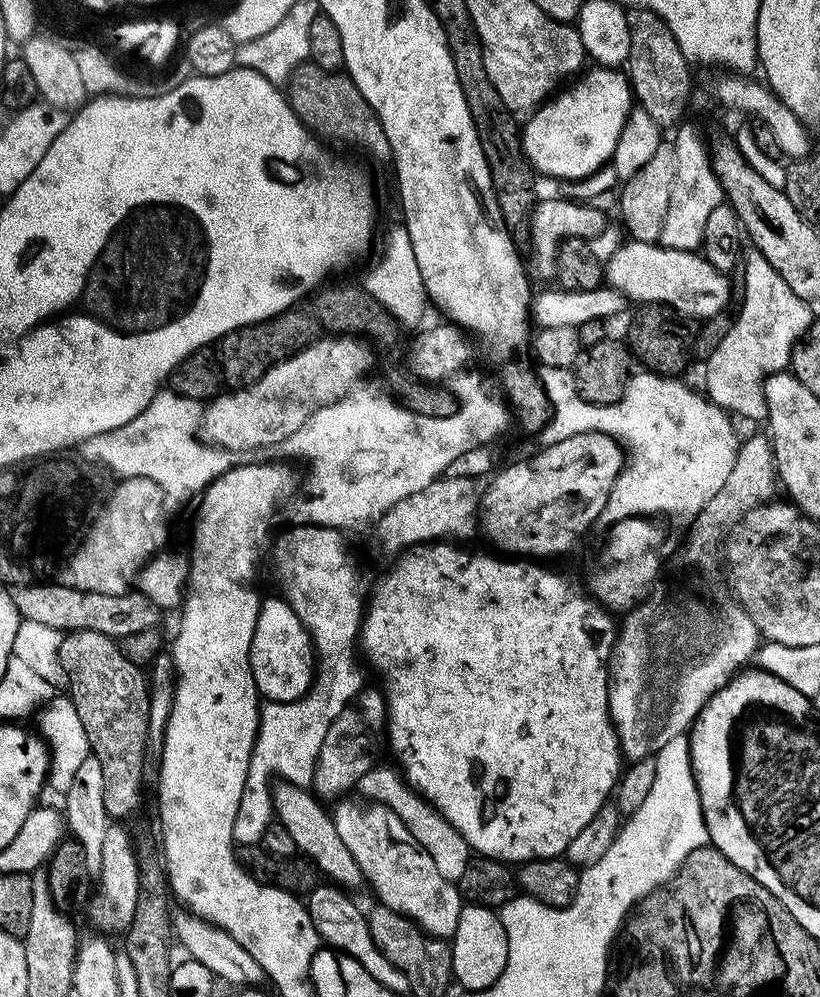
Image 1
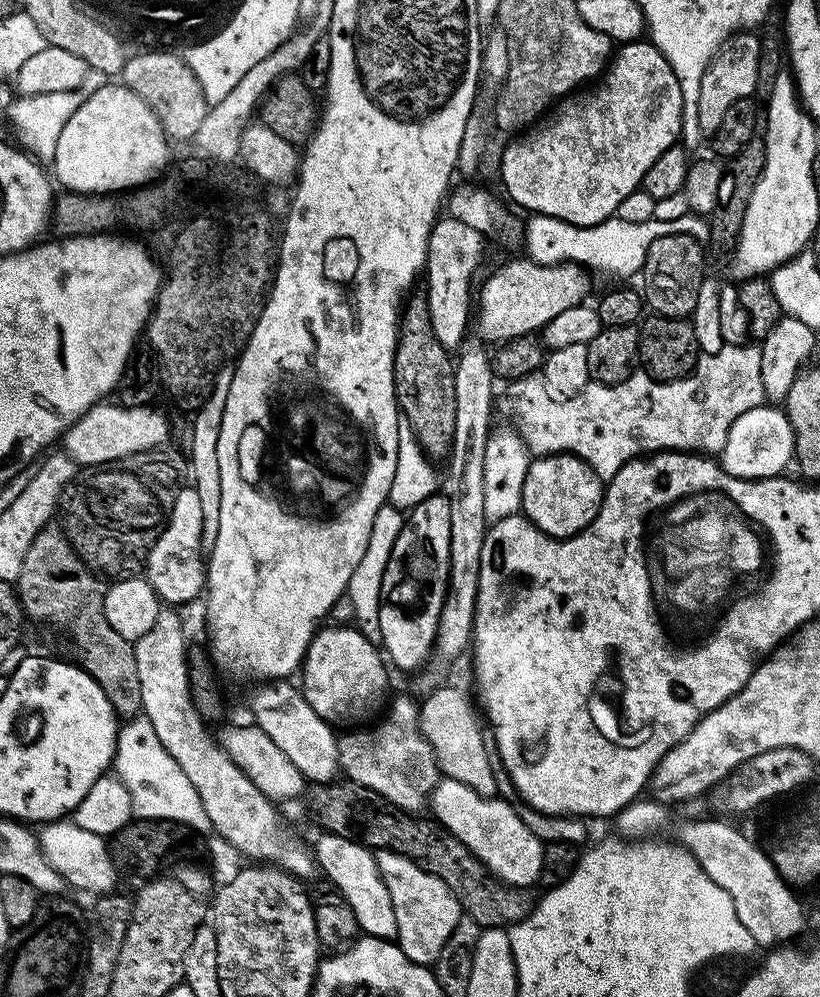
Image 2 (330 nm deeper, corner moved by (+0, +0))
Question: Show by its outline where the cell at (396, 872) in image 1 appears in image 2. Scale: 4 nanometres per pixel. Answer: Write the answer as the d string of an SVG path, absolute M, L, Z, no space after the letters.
M287 679L275 682L264 682L260 689L252 696L252 716L257 728L270 734L270 742L298 766L304 775L305 781L312 784L326 784L337 779L340 772L340 759L338 758L338 736L333 725L324 720L306 702L303 691L296 688Z

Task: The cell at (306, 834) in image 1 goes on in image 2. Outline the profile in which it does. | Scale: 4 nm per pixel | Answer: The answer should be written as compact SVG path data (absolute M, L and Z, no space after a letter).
M387 850L377 851L375 858L381 876L394 882L400 949L406 954L406 958L416 964L435 965L438 954L442 954L442 946L446 946L446 938L450 938L450 934L454 934L454 926L458 926L462 915L460 903L454 898L446 882L422 870L410 858Z

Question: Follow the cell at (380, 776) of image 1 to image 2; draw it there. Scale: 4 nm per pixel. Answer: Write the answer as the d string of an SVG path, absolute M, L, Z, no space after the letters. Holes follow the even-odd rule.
M441 686L423 697L424 704L422 700L419 705L420 733L434 750L436 765L444 776L454 778L458 782L466 782L470 790L483 796L494 796L496 783L492 769L493 757L490 755L490 744L486 739L477 705L469 693L468 697L462 689L448 687ZM480 724L482 729L480 729ZM484 736L486 741L484 741Z

